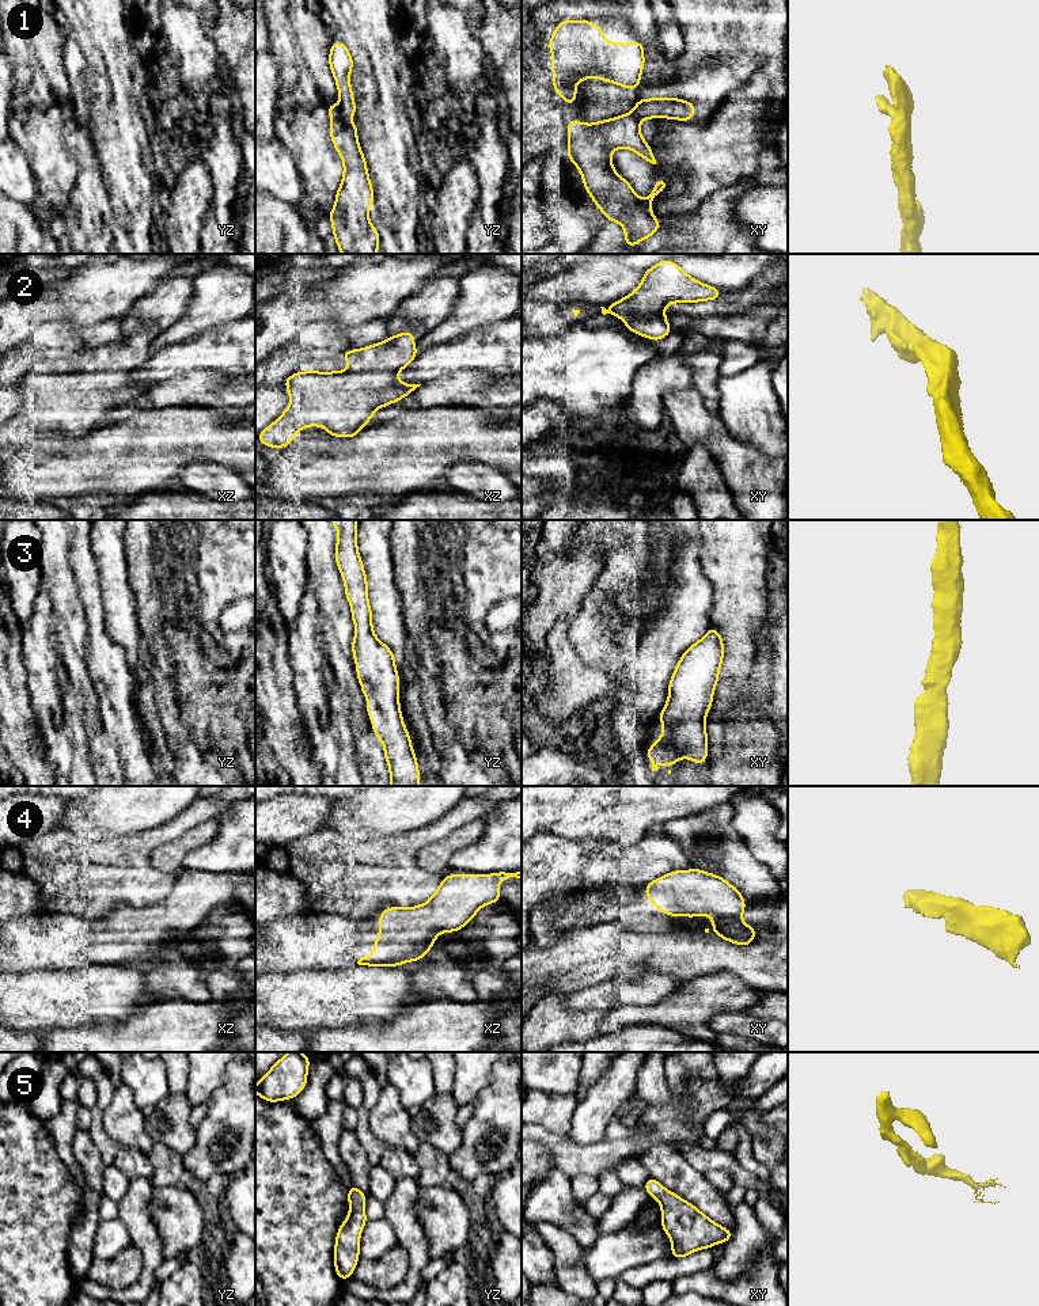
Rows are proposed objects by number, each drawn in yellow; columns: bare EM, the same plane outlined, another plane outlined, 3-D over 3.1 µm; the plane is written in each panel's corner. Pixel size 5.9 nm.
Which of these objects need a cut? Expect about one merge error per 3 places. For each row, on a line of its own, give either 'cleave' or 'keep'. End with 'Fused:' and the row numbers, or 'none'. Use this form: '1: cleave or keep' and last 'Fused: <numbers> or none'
1: cleave
2: keep
3: keep
4: keep
5: keep
Fused: 1

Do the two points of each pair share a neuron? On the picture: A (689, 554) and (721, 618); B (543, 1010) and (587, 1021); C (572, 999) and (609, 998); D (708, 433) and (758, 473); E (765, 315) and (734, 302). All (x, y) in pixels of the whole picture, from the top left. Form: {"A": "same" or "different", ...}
{"A": "different", "B": "same", "C": "same", "D": "same", "E": "different"}

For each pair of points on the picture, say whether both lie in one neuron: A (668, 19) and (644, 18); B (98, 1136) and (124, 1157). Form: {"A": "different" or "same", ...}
{"A": "different", "B": "different"}

